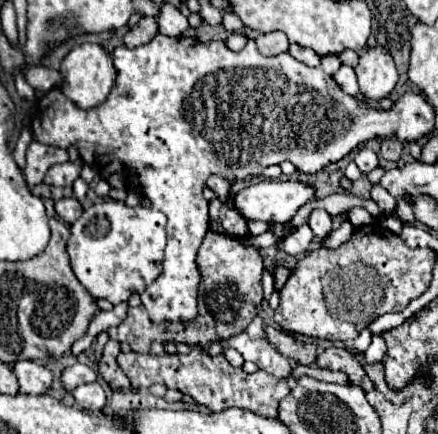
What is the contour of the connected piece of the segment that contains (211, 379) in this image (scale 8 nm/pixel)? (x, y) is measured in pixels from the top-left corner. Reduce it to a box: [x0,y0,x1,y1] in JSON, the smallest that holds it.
[118,345,290,417]

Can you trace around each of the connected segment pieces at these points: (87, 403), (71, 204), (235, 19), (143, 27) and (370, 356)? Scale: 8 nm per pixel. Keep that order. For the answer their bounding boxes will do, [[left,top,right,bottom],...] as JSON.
[[72,383,106,411],[54,197,82,223],[222,13,242,33],[124,17,158,47],[366,335,388,363]]

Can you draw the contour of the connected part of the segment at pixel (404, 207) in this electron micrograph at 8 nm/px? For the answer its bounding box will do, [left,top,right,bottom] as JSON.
[397,199,415,223]

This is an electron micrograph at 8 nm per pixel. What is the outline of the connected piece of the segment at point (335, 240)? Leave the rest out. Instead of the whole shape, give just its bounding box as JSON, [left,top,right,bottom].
[324,221,352,249]

